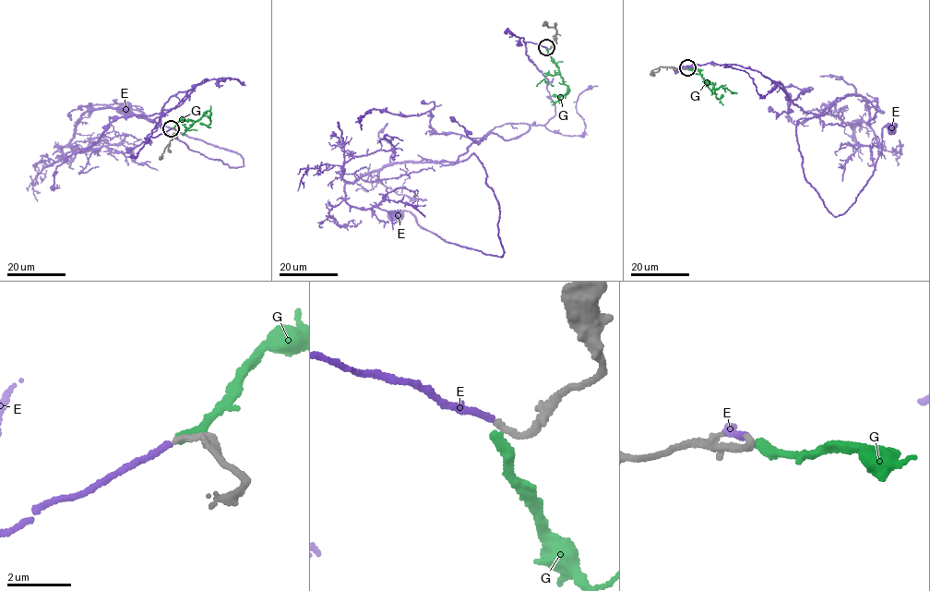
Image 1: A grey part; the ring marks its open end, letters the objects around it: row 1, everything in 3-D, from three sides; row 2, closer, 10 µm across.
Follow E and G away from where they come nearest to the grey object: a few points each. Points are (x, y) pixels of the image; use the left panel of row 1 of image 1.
E: (172, 129), (151, 136), (205, 78), (149, 122), (188, 149), (244, 164), (240, 154), (127, 107)
G: (172, 128), (181, 120), (195, 121), (208, 116), (210, 110), (200, 114)

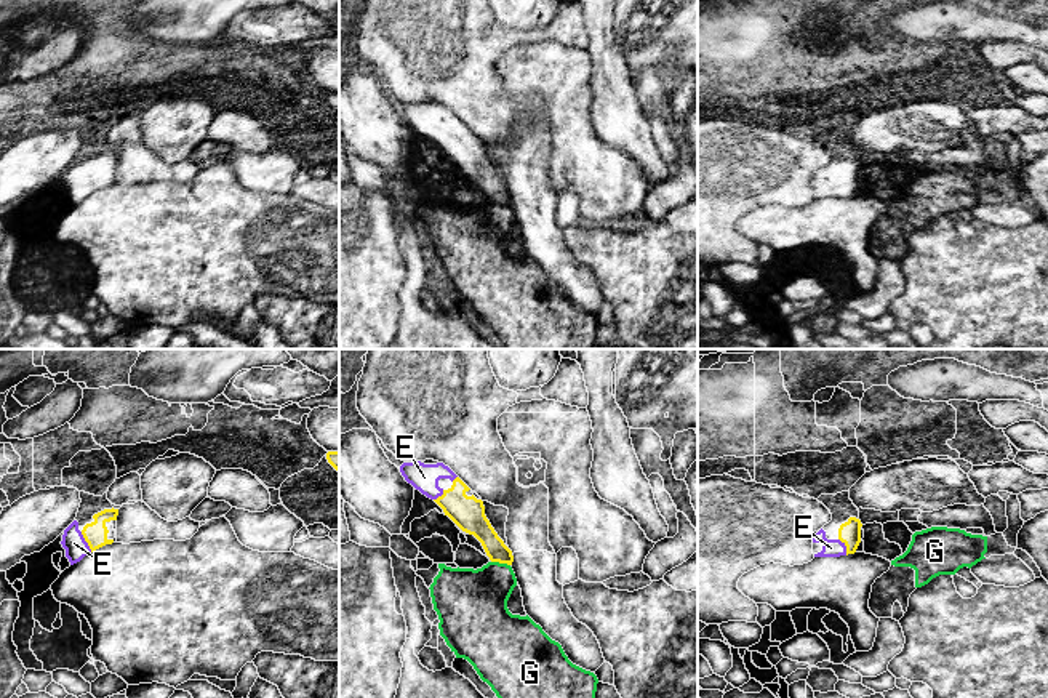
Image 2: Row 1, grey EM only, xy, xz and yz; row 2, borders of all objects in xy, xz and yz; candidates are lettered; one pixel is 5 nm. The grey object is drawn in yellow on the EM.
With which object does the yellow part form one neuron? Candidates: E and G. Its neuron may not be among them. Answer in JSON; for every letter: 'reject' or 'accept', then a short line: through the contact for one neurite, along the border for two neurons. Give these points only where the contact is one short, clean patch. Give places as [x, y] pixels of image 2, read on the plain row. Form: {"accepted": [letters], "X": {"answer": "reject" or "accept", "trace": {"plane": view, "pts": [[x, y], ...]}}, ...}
{"accepted": ["E"], "E": {"answer": "accept", "trace": {"plane": "xy", "pts": [[95, 175], [85, 181], [74, 184]]}}, "G": {"answer": "reject", "trace": {"plane": "xz", "pts": [[492, 202], [509, 207]]}}}

